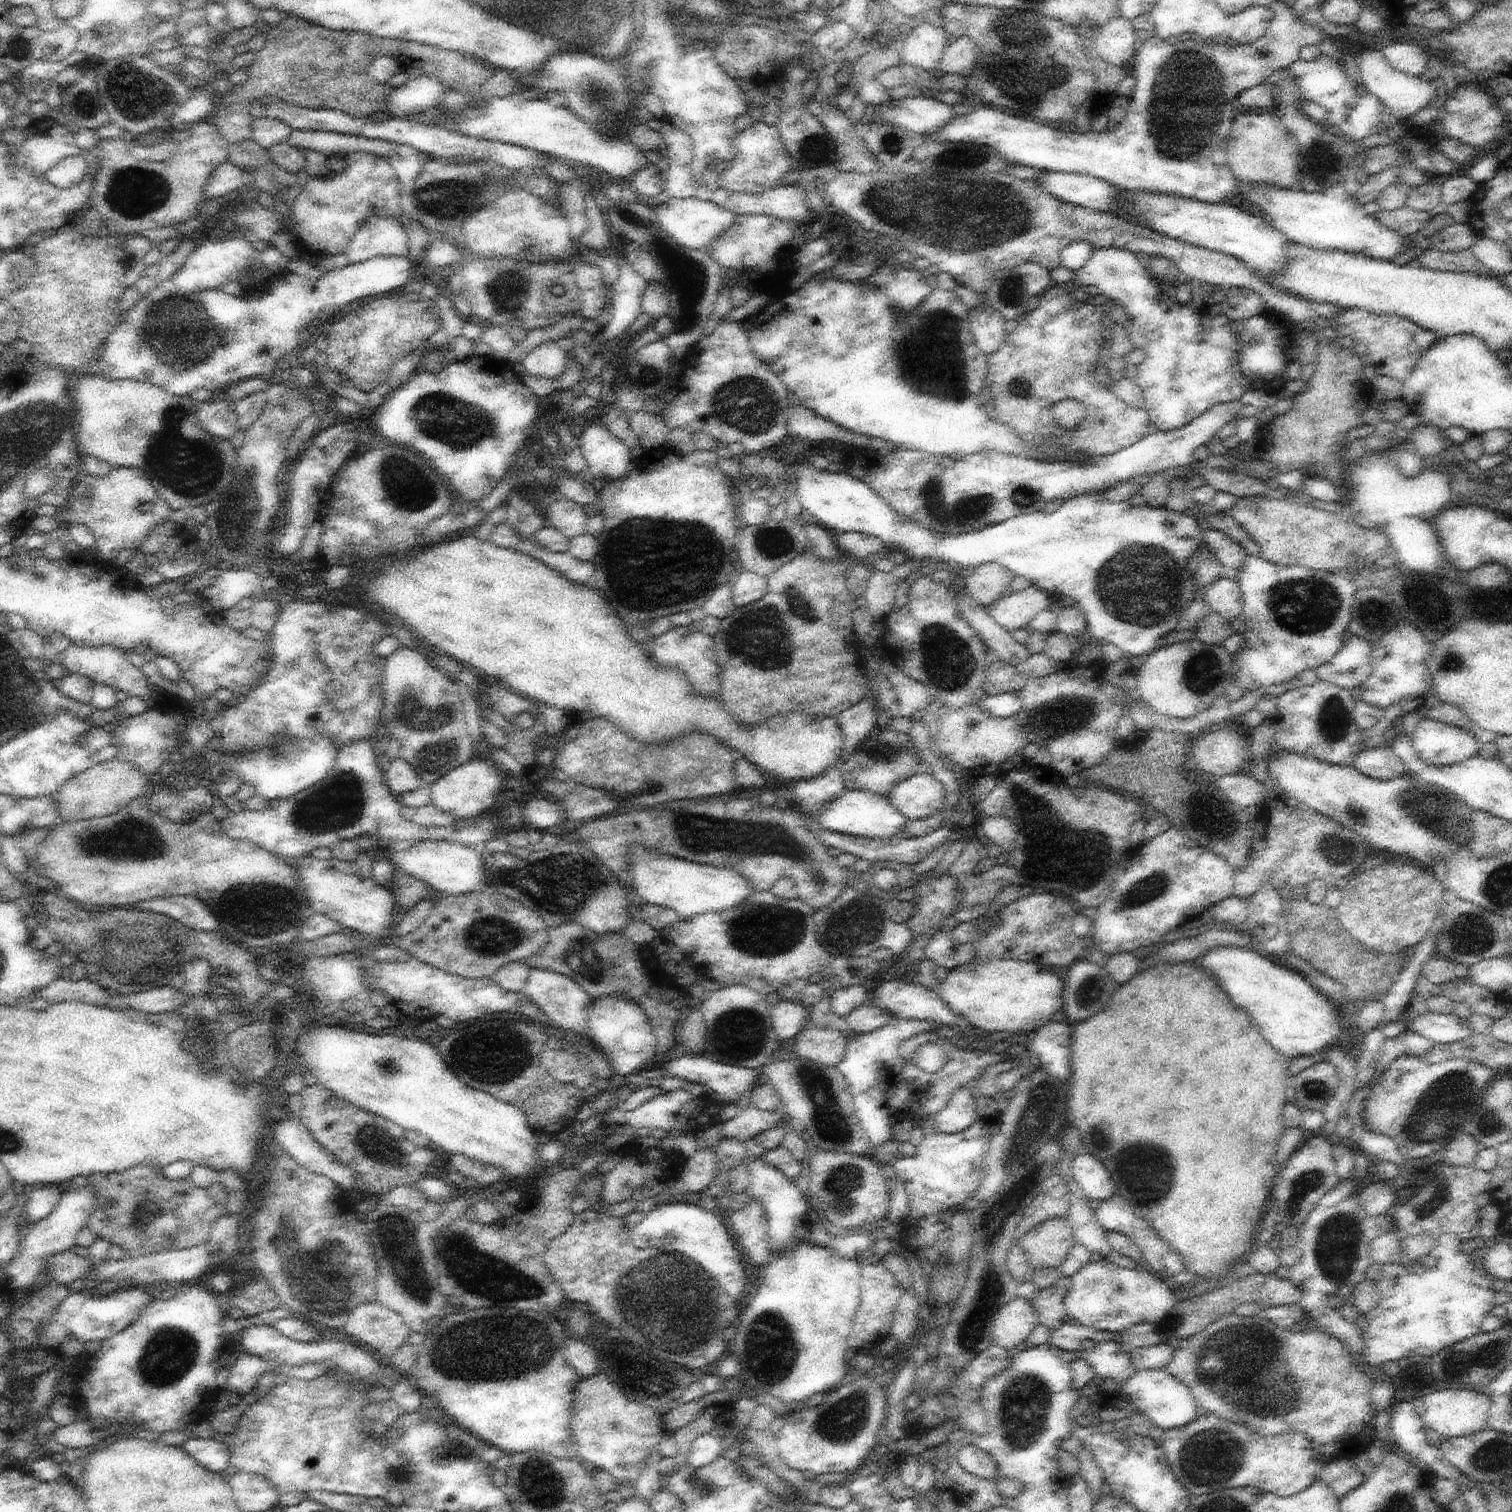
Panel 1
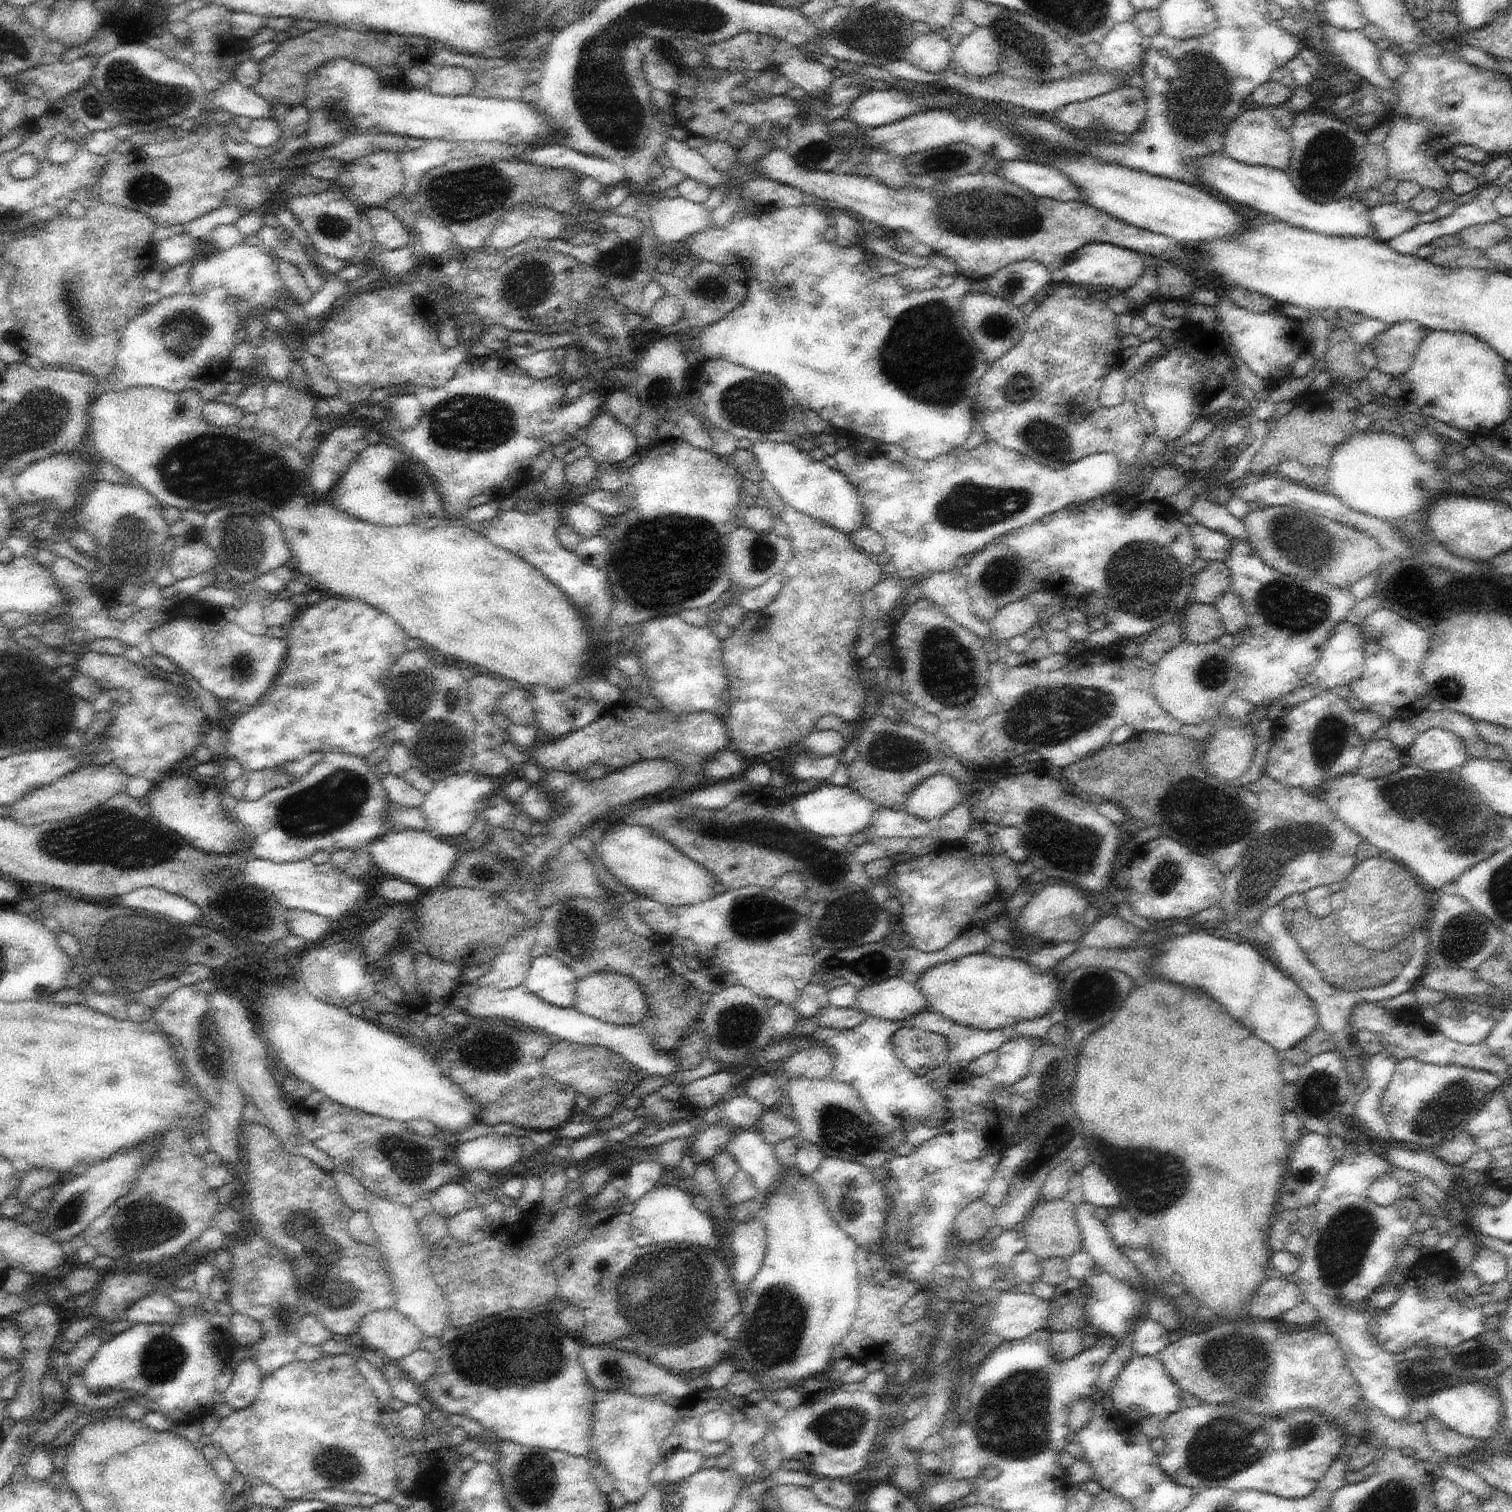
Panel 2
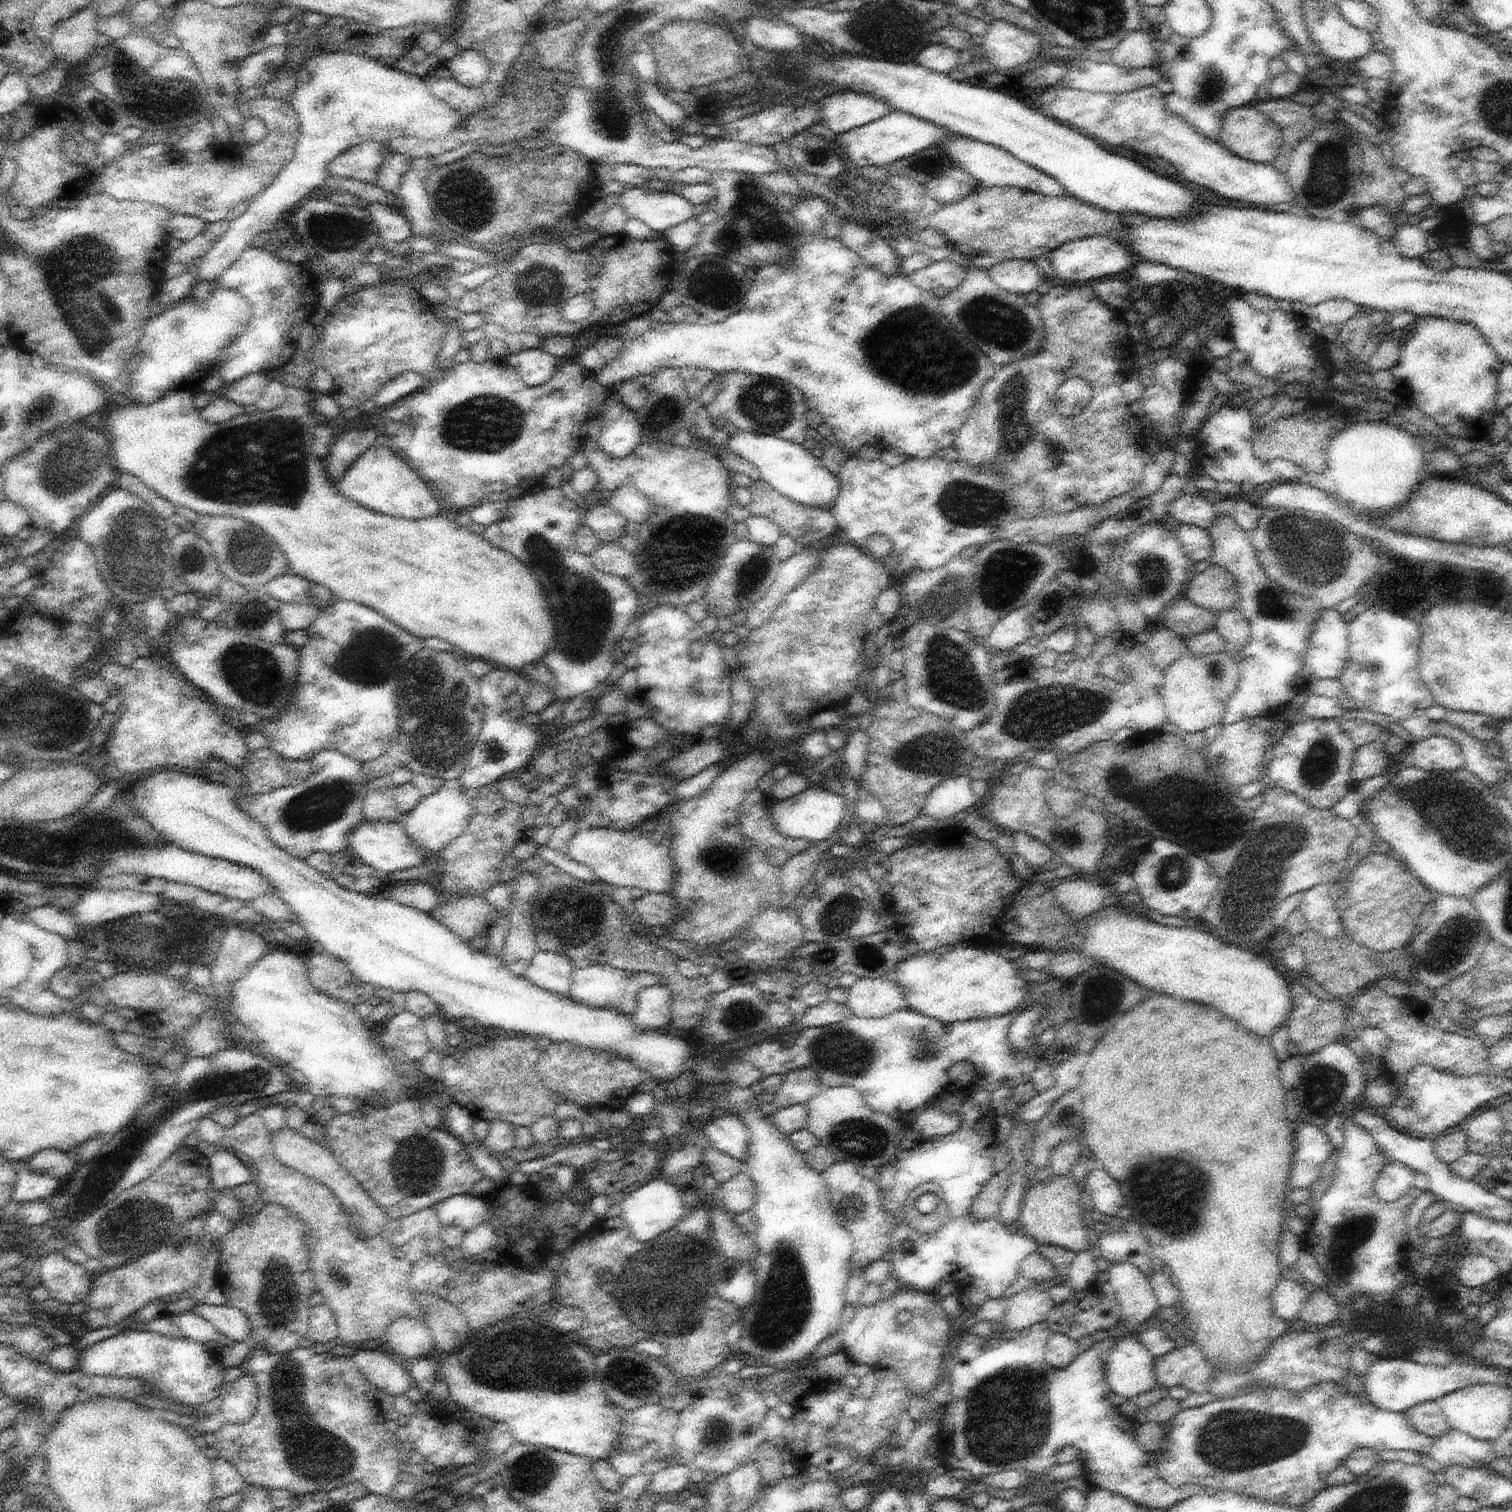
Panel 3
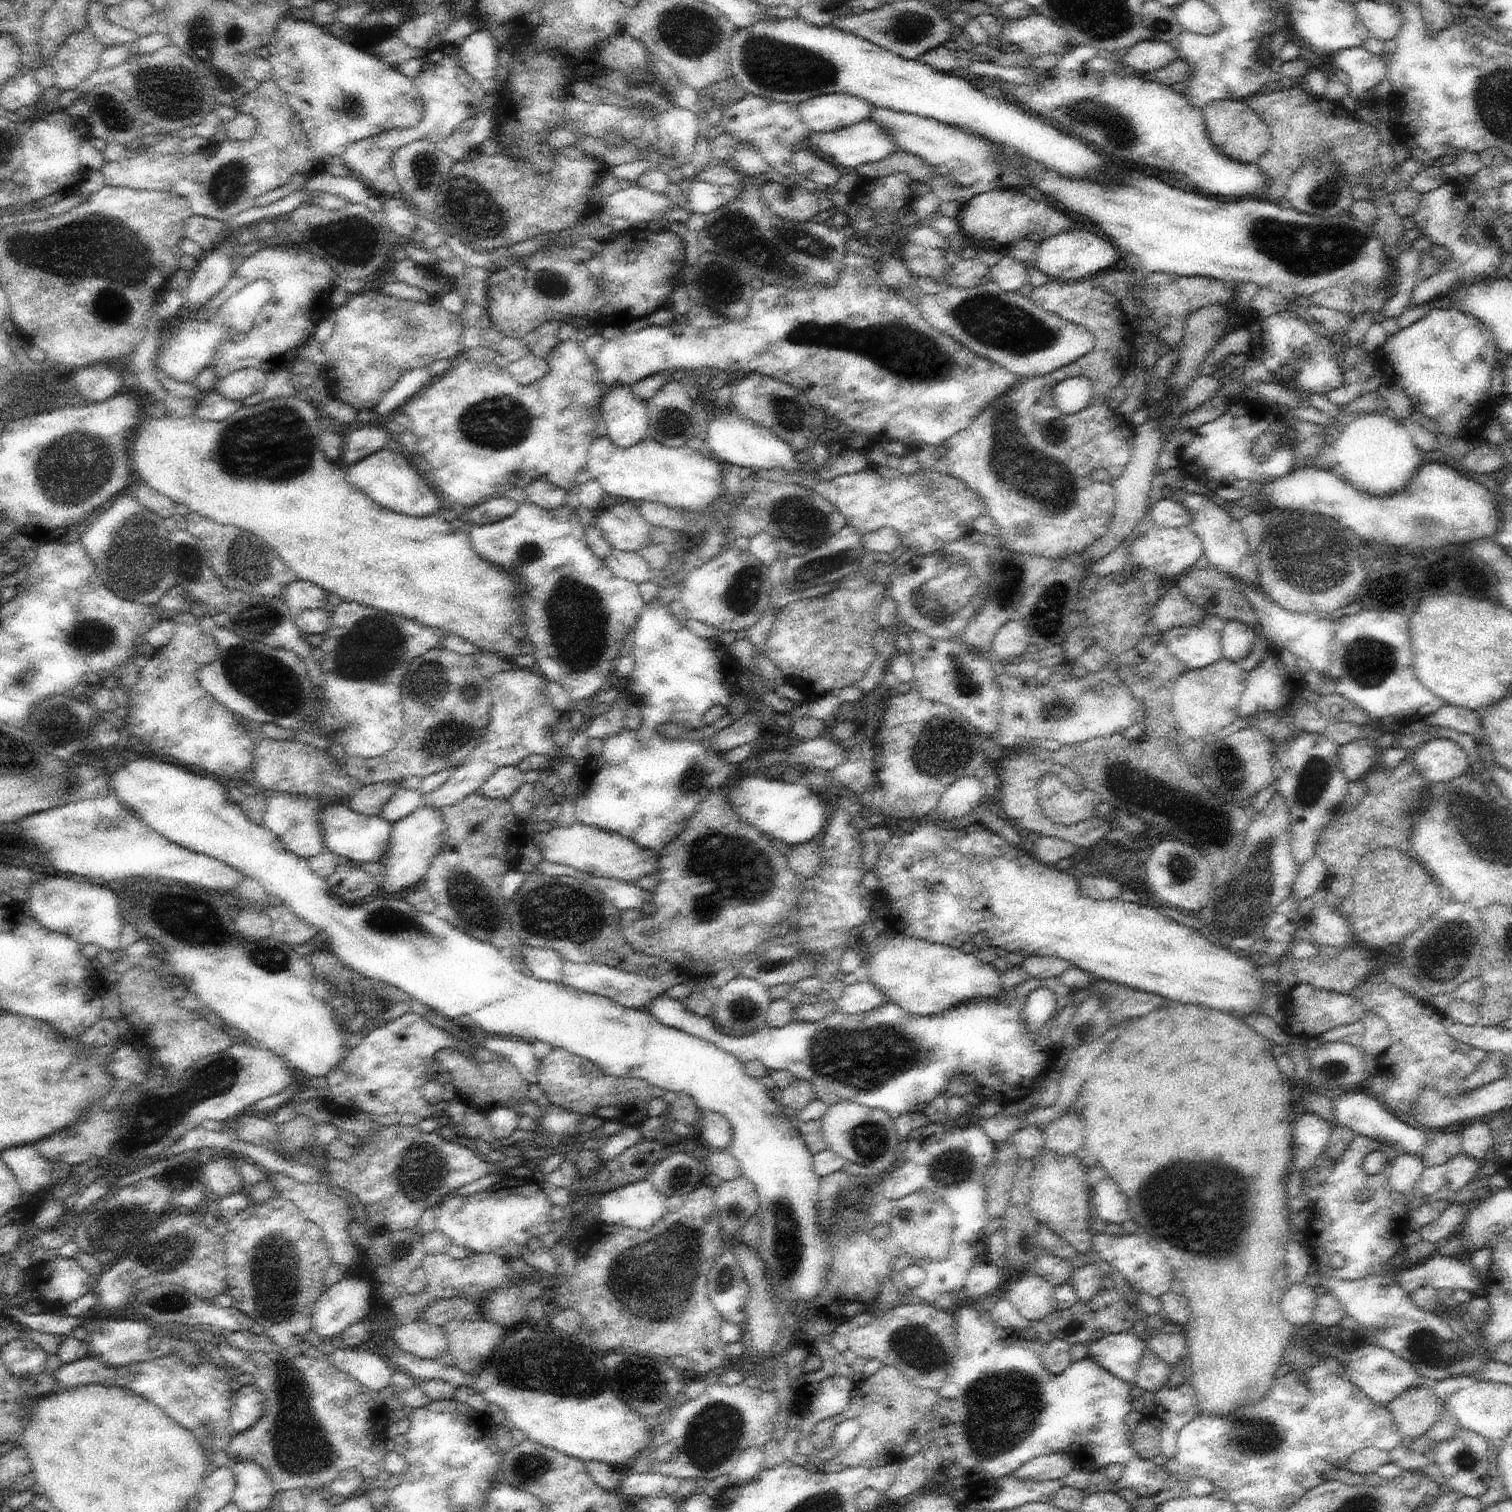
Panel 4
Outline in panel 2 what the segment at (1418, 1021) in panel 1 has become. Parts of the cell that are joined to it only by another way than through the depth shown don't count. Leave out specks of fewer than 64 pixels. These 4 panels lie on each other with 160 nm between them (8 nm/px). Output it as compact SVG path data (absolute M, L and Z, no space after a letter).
M1466 1009L1462 1019L1438 1016L1431 1027L1435 1027L1452 1040L1471 1045L1486 1041L1497 1024L1498 1021L1494 1020L1492 1015L1483 1016L1472 1009Z

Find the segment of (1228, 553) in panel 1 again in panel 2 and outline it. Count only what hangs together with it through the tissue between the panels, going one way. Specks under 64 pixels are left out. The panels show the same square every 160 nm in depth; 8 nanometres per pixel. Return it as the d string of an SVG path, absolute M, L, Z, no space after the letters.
M1200 523L1188 525L1196 547L1197 556L1206 561L1224 561L1231 549L1231 540L1226 533L1215 531Z

